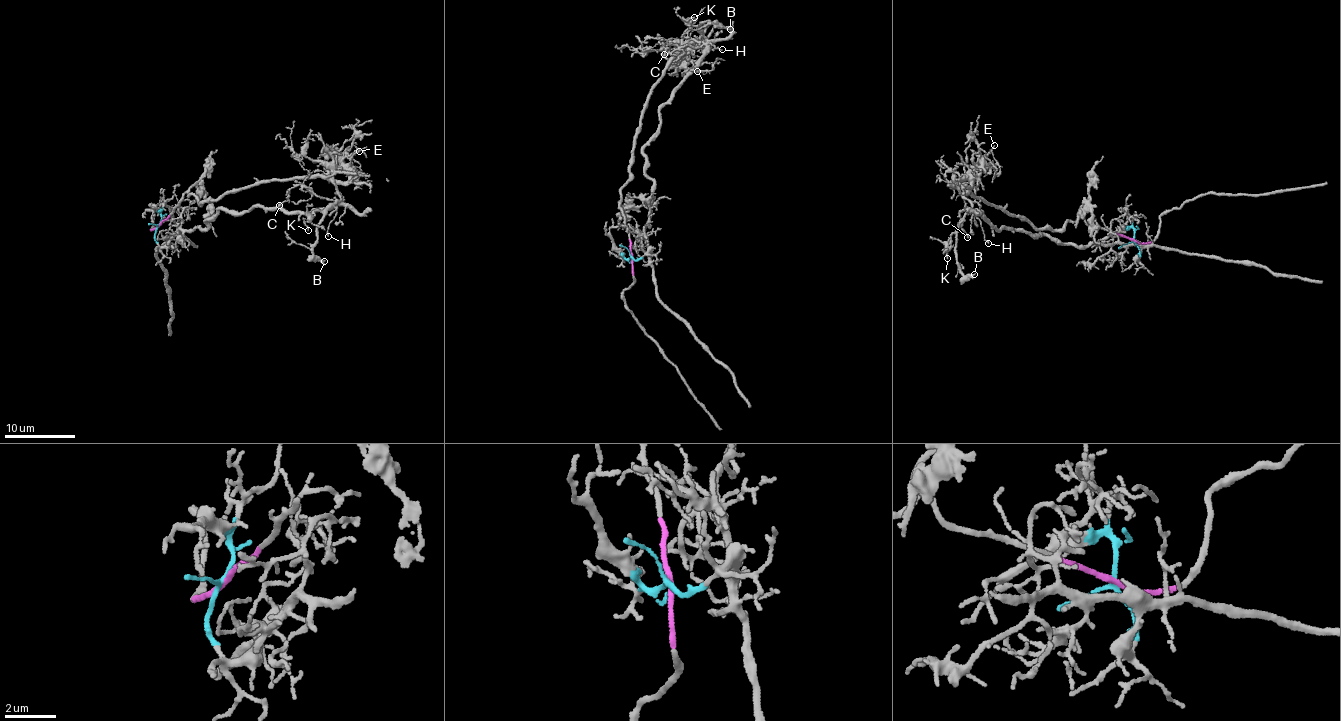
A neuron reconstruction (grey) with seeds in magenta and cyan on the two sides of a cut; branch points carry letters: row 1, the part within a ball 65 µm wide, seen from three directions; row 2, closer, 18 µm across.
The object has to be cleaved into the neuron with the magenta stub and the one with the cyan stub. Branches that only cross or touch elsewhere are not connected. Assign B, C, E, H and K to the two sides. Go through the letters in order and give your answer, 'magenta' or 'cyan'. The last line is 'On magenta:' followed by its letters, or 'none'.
B: cyan
C: cyan
E: magenta
H: cyan
K: cyan
On magenta: E

